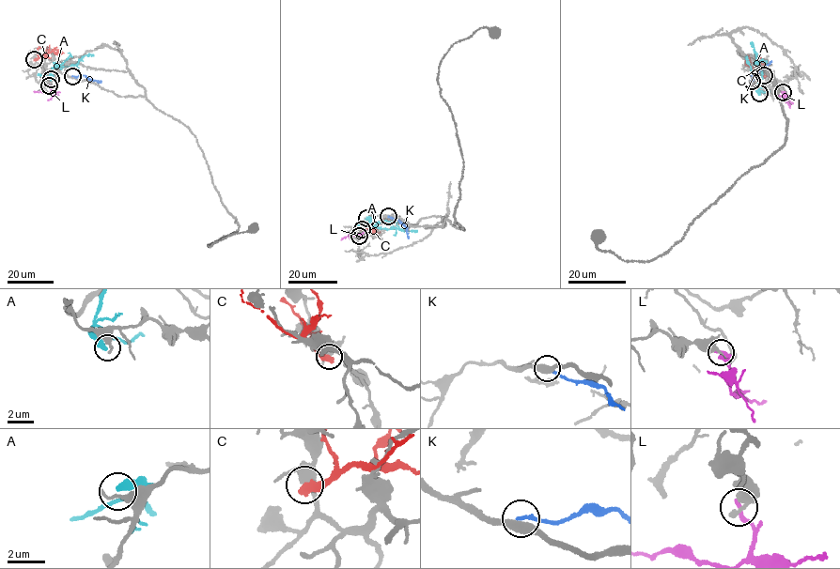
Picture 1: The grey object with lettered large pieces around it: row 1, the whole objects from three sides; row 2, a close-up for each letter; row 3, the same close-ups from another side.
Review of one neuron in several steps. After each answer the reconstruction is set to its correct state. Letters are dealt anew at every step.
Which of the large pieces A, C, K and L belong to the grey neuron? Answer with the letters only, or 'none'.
none

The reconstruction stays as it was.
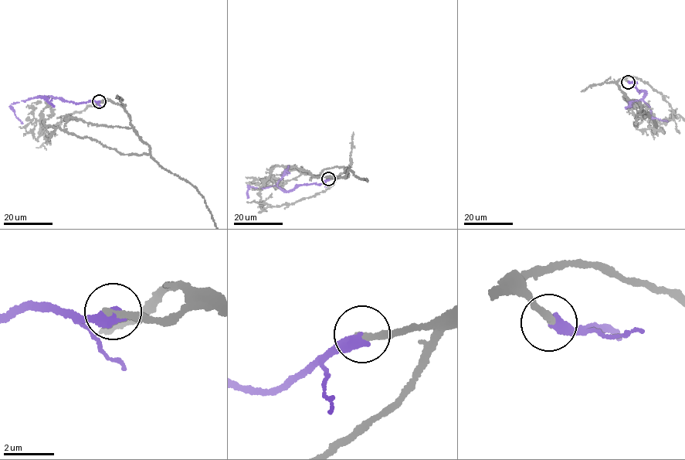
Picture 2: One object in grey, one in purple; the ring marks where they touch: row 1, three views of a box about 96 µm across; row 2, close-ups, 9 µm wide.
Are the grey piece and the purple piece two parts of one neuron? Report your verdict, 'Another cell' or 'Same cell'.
Same cell

